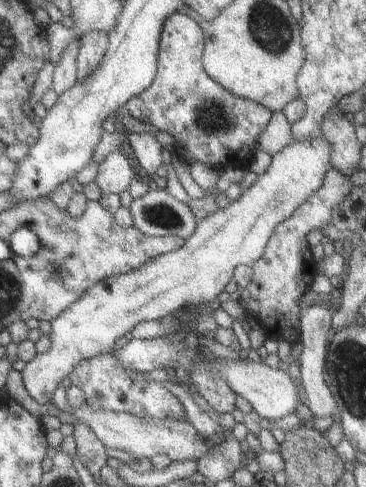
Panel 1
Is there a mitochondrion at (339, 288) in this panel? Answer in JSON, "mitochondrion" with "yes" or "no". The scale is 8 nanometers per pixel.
{"mitochondrion":"no"}

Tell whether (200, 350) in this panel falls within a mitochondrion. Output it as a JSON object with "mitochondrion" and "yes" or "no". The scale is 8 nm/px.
{"mitochondrion":"no"}

